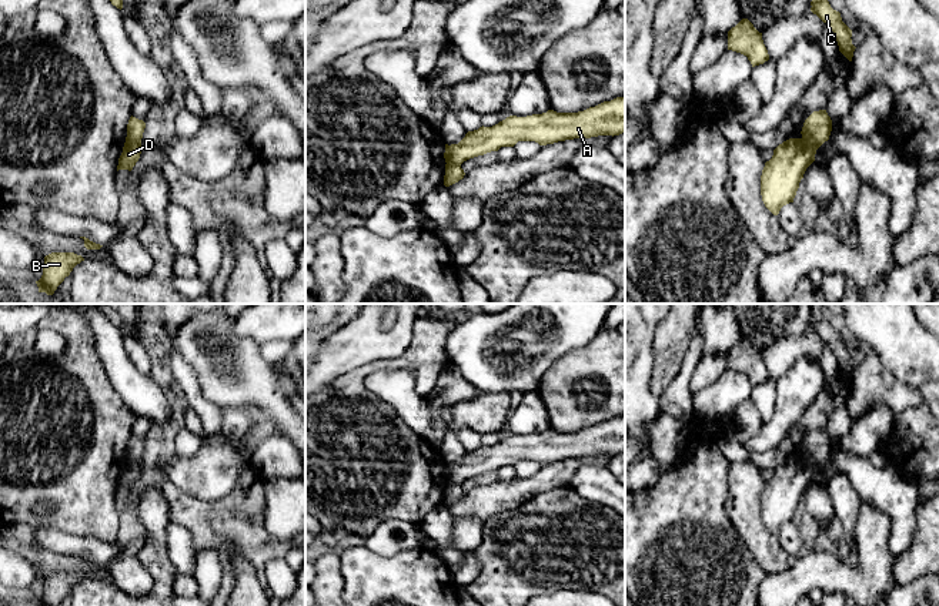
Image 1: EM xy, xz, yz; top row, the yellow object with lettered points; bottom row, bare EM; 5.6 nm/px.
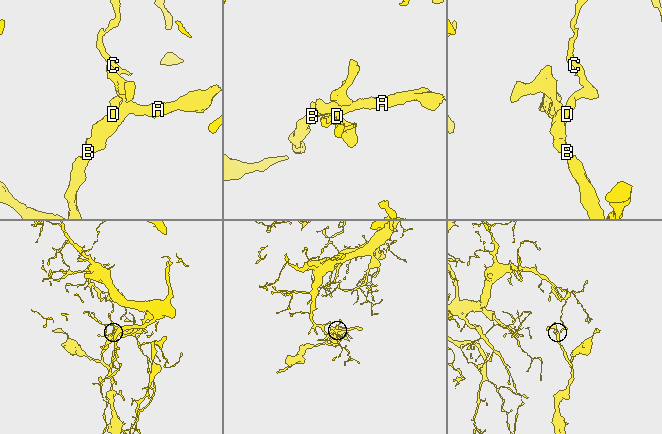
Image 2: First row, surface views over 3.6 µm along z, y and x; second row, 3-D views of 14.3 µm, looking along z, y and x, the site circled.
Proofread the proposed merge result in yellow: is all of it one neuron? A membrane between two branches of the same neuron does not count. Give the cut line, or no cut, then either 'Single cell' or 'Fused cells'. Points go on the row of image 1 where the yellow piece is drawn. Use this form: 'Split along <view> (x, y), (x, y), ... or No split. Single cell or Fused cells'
Split along xy (126, 140), (140, 141). Fused cells

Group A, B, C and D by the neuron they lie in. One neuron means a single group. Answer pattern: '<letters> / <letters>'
A B D / C

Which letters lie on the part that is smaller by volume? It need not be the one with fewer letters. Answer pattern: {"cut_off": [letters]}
{"cut_off": ["A", "B", "D"]}

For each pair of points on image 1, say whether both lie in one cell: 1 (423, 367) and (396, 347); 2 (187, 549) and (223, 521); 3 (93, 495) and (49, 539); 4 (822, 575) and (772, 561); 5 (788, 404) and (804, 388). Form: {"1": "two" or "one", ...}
{"1": "two", "2": "two", "3": "two", "4": "two", "5": "one"}

